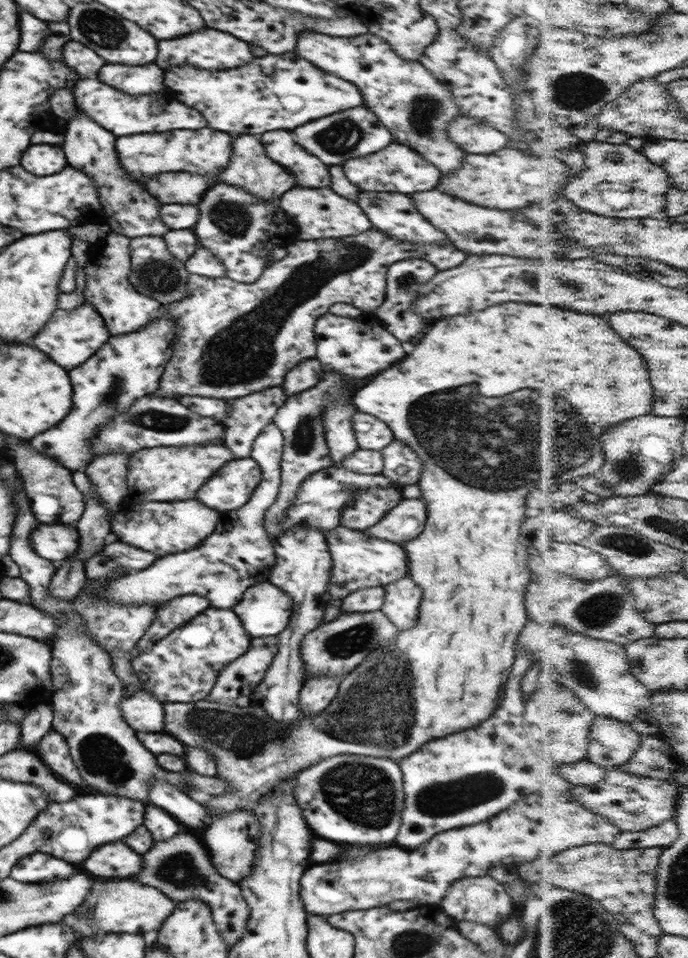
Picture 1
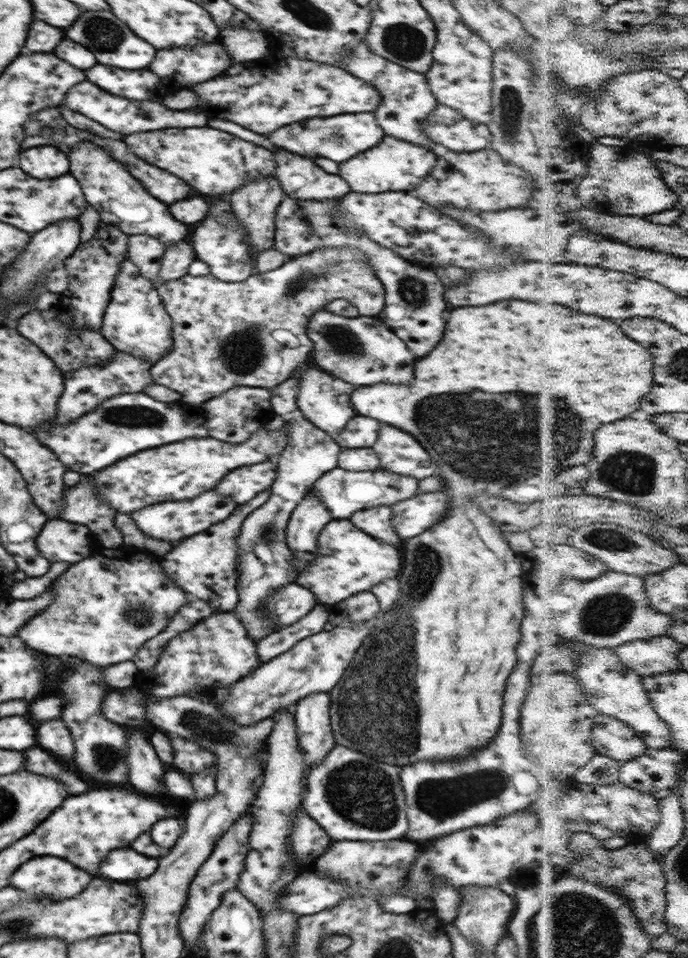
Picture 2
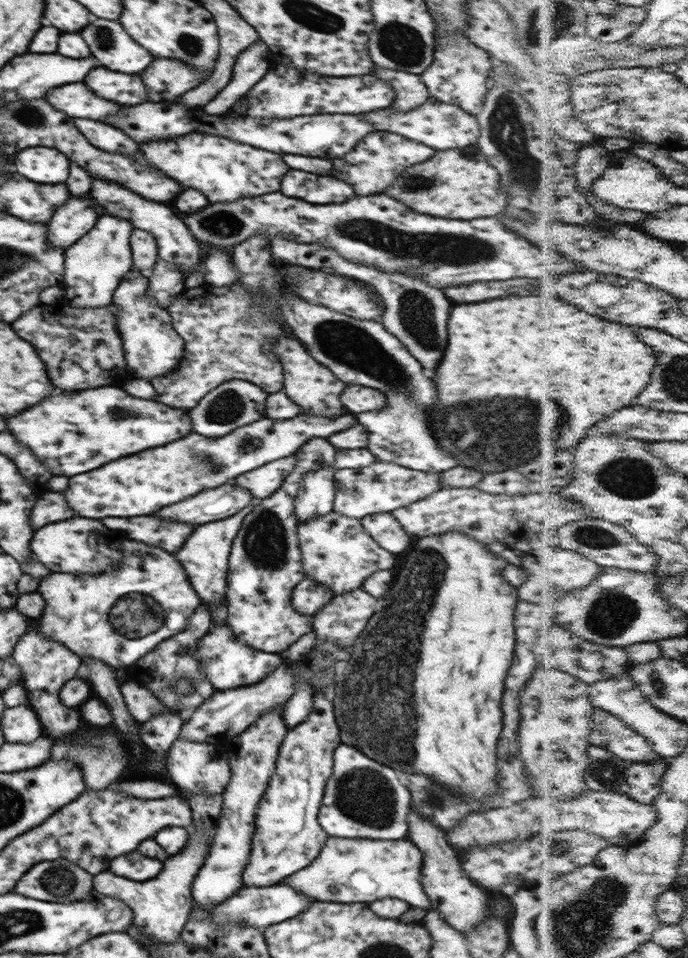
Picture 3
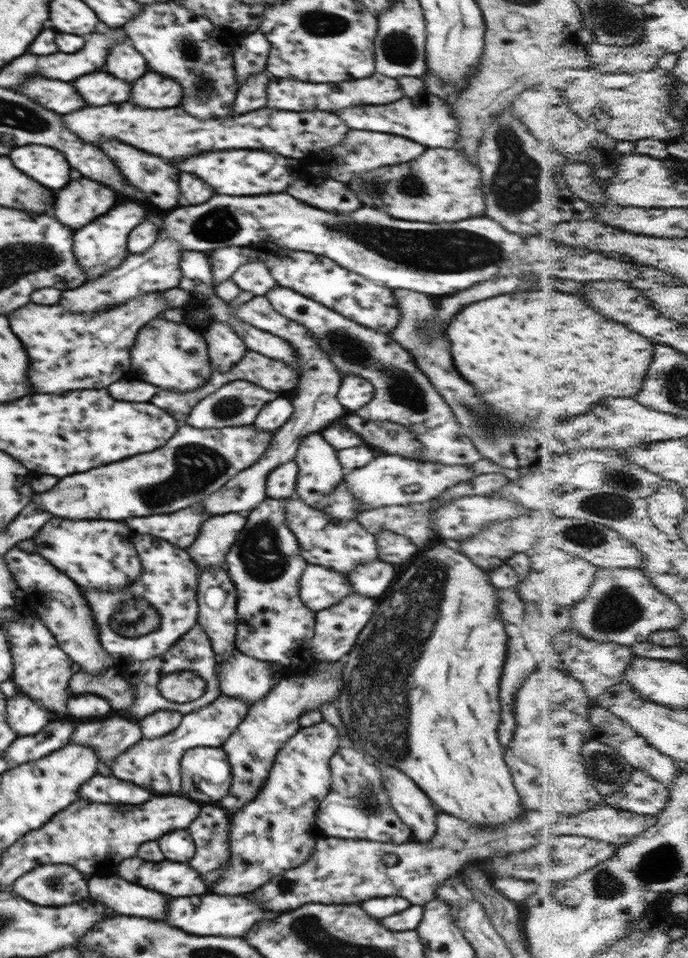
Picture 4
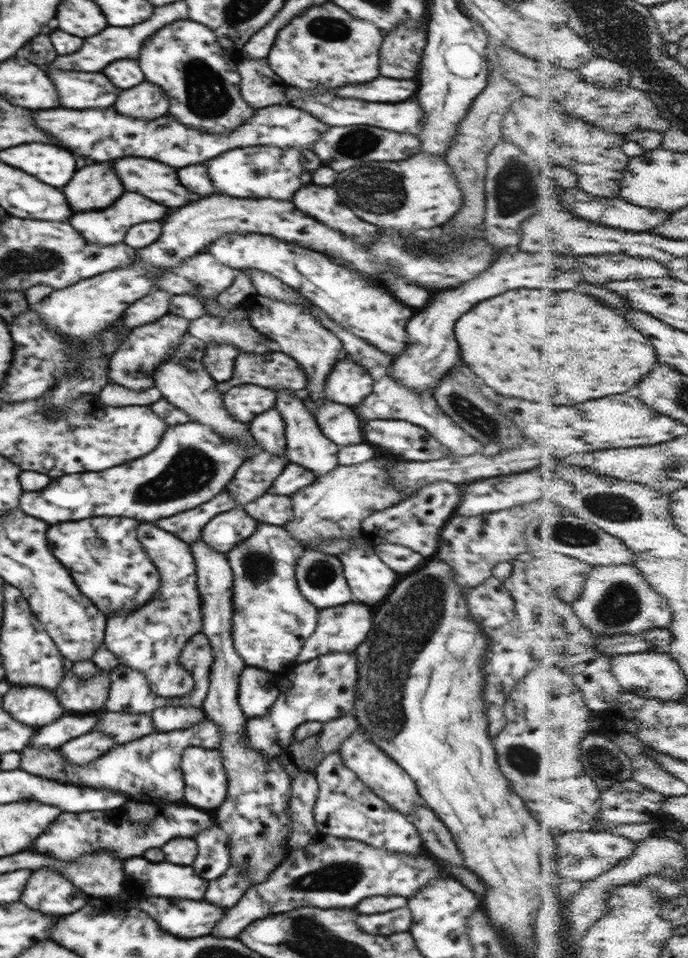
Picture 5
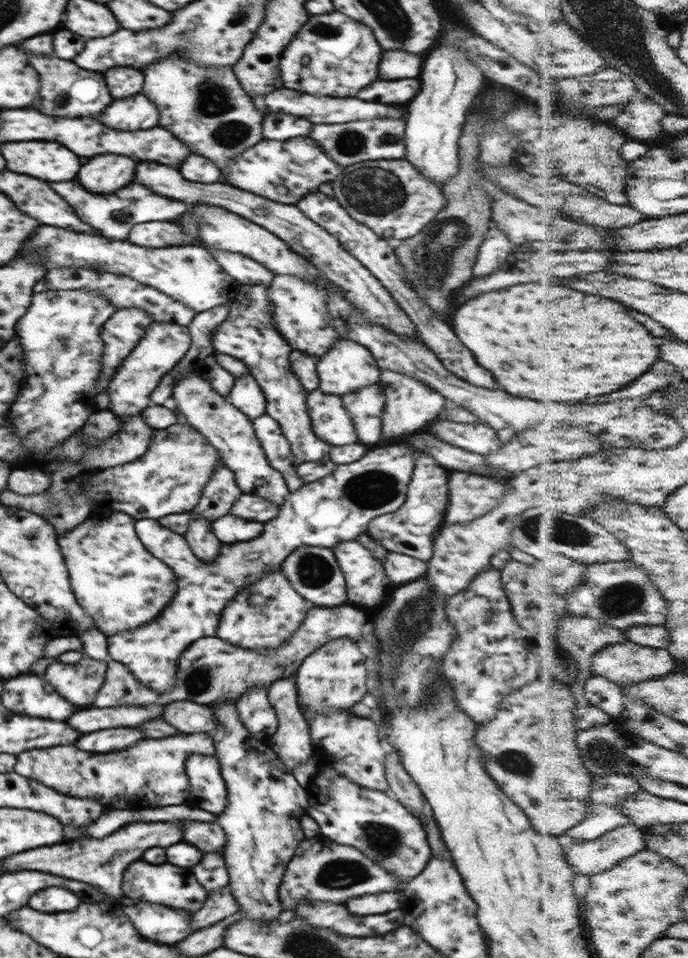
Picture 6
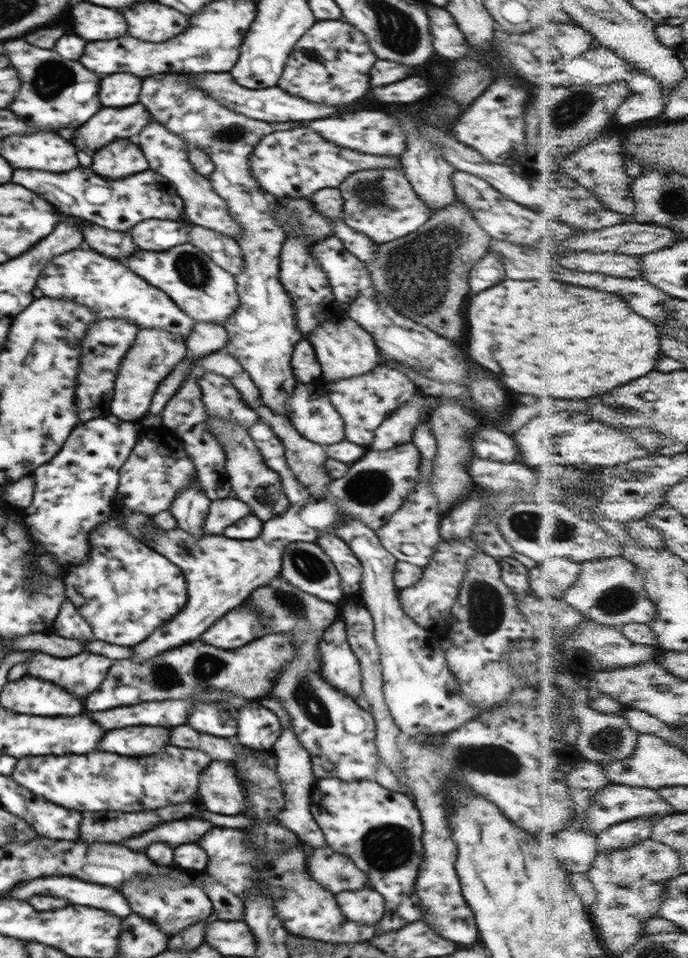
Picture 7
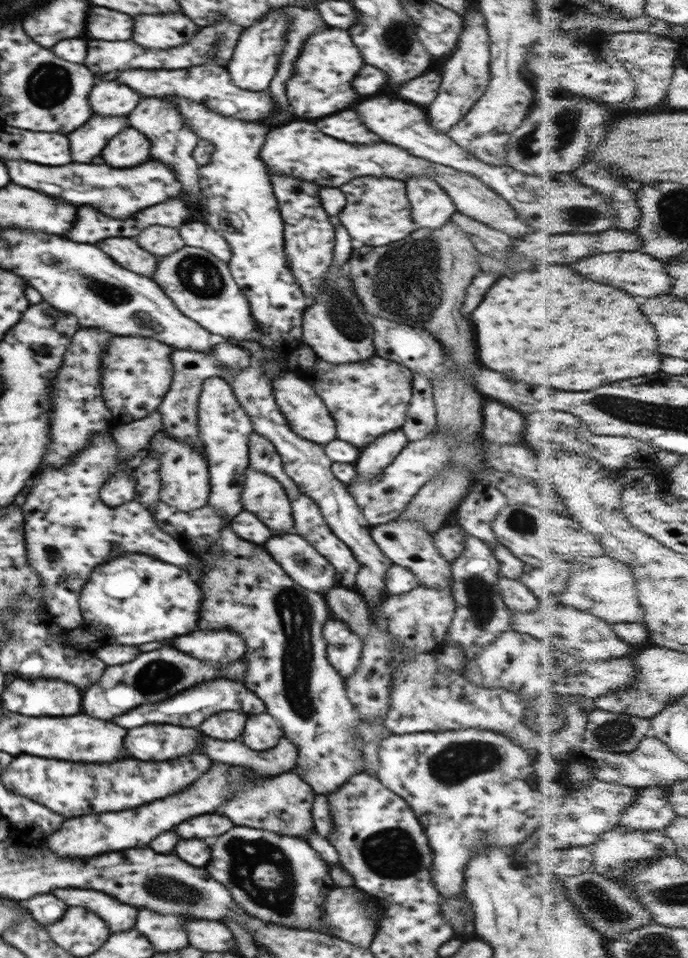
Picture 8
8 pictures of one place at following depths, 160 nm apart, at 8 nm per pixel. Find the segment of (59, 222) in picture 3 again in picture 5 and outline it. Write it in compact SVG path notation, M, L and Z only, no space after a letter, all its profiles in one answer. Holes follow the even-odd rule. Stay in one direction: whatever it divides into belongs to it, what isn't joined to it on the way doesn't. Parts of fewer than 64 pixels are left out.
M90 164L80 168L62 192L74 213L79 213L110 206L124 192L124 186L110 164Z

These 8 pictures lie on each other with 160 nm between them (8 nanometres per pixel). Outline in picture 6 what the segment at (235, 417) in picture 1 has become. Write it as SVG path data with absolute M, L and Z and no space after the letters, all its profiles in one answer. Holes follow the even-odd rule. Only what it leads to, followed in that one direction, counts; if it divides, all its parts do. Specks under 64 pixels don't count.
M250 373L235 377L228 400L252 421L266 412L266 395Z

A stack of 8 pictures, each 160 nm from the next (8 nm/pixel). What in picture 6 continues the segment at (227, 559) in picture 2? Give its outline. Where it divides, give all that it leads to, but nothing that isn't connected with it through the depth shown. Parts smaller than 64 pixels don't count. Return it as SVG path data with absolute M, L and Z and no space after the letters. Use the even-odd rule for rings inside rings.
M228 514L213 520L212 530L221 543L243 543L258 538L263 531L263 523L246 520L233 514Z

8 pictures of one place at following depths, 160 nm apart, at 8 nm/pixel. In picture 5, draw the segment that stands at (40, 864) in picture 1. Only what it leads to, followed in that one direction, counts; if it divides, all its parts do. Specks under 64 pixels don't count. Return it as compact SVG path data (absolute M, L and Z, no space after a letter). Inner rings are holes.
M42 868L30 876L20 902L42 914L73 914L86 906L88 898L89 895L64 876Z

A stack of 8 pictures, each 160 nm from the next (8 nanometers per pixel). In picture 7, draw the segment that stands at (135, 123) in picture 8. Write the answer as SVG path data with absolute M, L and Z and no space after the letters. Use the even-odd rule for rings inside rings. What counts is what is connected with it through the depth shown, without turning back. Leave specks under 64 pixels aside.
M150 119L150 122L138 134L138 144L144 152L144 156L150 162L150 168L160 172L164 178L172 182L172 186L178 190L178 194L184 200L184 214L188 216L190 222L210 230L219 232L221 235L229 236L236 242L239 238L241 228L235 223L227 209L226 201L214 192L208 177L198 174L189 160L189 144L185 143L179 136L170 132L163 124L157 120Z

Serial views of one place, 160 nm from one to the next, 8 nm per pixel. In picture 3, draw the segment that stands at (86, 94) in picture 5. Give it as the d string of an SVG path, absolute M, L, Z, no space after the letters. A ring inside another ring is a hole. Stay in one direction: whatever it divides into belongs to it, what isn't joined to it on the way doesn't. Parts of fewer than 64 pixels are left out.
M94 68L84 78L84 84L88 88L92 88L92 92L96 92L96 96L118 102L118 104L142 104L148 100L146 86L138 74L126 76L122 72Z

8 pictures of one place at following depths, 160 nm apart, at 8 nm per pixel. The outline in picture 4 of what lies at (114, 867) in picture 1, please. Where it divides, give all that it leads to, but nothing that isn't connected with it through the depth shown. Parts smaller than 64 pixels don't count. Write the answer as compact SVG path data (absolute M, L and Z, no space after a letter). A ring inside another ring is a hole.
M128 858L118 866L118 876L136 884L144 884L144 888L170 894L173 898L200 896L210 892L199 872L189 864L171 860L150 864L140 858Z

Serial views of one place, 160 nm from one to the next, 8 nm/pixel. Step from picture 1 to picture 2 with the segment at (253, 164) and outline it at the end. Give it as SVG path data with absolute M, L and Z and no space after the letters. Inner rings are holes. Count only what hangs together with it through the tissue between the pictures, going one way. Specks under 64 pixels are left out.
M274 176L244 184L229 195L233 213L239 224L245 226L247 239L256 256L273 246L274 214L284 196L286 194Z

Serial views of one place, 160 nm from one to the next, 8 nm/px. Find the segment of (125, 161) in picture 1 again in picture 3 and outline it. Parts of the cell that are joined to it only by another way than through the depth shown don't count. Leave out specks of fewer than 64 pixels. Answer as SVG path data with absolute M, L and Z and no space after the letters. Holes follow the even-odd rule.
M196 132L174 140L158 140L150 144L146 142L140 144L140 150L146 160L150 158L152 166L166 172L166 176L178 180L184 186L202 190L210 202L234 202L276 192L280 188L282 176L288 172L282 156L252 148L248 144Z

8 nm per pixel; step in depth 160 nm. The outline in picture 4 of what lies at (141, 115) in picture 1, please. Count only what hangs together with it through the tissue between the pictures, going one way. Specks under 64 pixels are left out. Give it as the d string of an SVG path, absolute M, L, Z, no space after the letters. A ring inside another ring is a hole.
M42 76L28 78L18 88L18 92L58 114L68 114L68 112L74 112L74 110L80 110L82 106L86 106L86 104L82 104L78 92L70 84L60 82L60 80L46 80Z

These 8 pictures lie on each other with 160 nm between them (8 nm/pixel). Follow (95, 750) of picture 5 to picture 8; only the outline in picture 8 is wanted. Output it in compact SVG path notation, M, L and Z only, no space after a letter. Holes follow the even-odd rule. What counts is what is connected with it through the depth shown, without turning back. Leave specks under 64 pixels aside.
M148 724L142 728L128 730L128 734L124 738L124 746L132 758L160 762L160 760L172 760L172 758L178 758L184 754L190 754L190 752L200 752L200 748L198 748L200 736L202 736L202 732L194 730L194 728L180 728L180 726L172 726L172 724Z

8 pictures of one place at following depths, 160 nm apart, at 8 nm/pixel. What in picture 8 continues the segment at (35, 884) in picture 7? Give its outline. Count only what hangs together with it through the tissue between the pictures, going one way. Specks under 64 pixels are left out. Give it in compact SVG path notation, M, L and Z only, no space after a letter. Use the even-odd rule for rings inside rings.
M57 888L52 894L62 902L66 902L68 906L82 906L96 912L108 924L112 934L135 928L138 909L123 904L104 892L80 890L80 888Z

